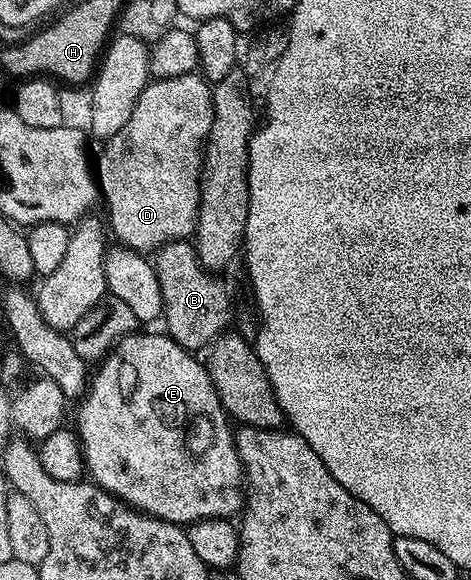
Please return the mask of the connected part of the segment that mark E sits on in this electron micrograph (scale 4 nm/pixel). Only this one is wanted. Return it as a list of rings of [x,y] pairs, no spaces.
[[[135,332],[126,335],[119,340],[117,346],[110,351],[100,362],[97,363],[92,377],[84,391],[84,397],[77,403],[78,406],[78,426],[76,433],[78,440],[82,444],[82,459],[86,462],[85,473],[89,481],[94,485],[113,494],[119,502],[124,502],[135,510],[141,510],[143,514],[150,514],[153,518],[159,518],[165,522],[177,522],[179,524],[189,524],[199,522],[205,518],[228,518],[233,519],[241,511],[244,505],[244,475],[240,456],[236,452],[234,443],[234,430],[231,419],[226,410],[220,404],[216,396],[216,388],[208,376],[205,365],[198,362],[191,351],[185,350],[176,340],[172,340],[165,332],[159,334],[142,334]]]

